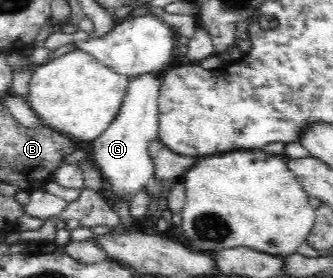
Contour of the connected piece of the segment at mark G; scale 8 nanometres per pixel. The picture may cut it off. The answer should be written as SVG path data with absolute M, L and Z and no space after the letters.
M153 71L132 77L117 116L92 142L93 161L91 162L101 171L101 175L107 181L105 198L111 205L117 198L124 198L131 193L135 196L139 191L145 190L145 186L155 179L155 167L148 153L148 144L153 140L158 140L161 84L162 78L159 78L159 74L153 74Z

